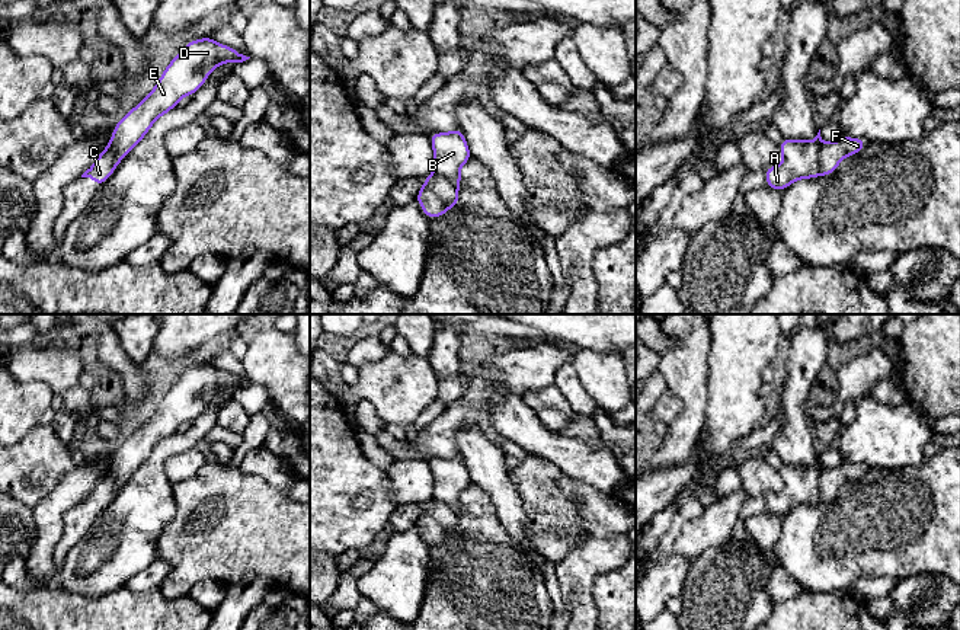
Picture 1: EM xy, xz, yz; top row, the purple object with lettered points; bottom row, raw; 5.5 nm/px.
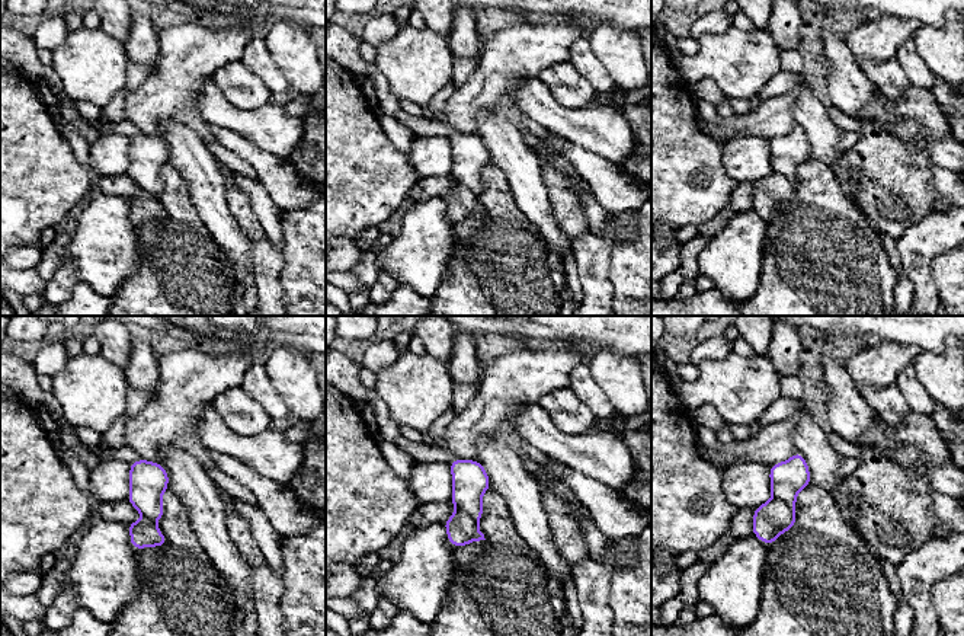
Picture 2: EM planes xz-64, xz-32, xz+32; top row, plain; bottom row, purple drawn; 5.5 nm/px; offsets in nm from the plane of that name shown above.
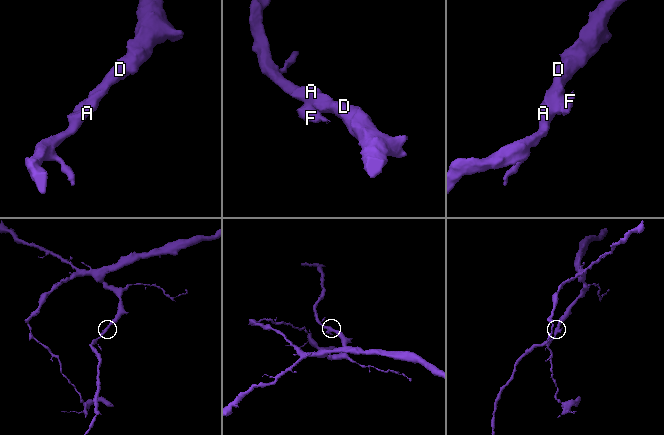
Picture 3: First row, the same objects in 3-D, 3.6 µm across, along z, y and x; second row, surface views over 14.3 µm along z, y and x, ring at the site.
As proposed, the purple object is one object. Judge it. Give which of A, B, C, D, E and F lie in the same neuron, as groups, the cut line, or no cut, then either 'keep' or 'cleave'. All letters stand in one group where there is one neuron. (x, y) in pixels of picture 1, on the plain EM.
groups A B D E / C F; cut yz (824, 469), (819, 477), (818, 501); cleave

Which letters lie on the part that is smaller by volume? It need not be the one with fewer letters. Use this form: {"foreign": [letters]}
{"foreign": ["C", "F"]}

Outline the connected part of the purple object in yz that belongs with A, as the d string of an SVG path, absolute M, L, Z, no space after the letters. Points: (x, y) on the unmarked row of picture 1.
M820 455L812 467L783 464L778 471L783 477L783 489L764 496L765 514L785 517L799 505L819 502L819 482L823 471Z

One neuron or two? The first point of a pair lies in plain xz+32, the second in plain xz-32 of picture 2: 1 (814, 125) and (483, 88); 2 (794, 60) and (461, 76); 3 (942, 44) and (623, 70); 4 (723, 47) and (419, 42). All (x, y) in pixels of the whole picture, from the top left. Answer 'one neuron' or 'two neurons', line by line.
1: two neurons
2: one neuron
3: one neuron
4: one neuron

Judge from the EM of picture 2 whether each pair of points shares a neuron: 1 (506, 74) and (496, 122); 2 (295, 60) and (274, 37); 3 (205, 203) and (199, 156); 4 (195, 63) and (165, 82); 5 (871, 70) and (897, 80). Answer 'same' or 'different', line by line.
1: different
2: same
3: same
4: same
5: same

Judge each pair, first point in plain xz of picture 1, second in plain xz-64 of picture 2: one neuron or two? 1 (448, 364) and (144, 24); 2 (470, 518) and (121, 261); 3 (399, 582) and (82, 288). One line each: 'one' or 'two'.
1: one
2: two
3: two

